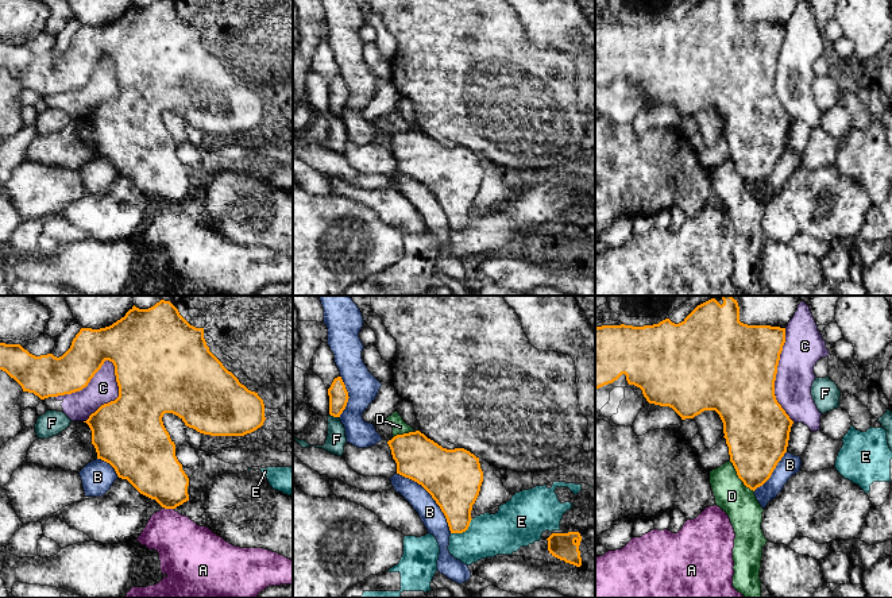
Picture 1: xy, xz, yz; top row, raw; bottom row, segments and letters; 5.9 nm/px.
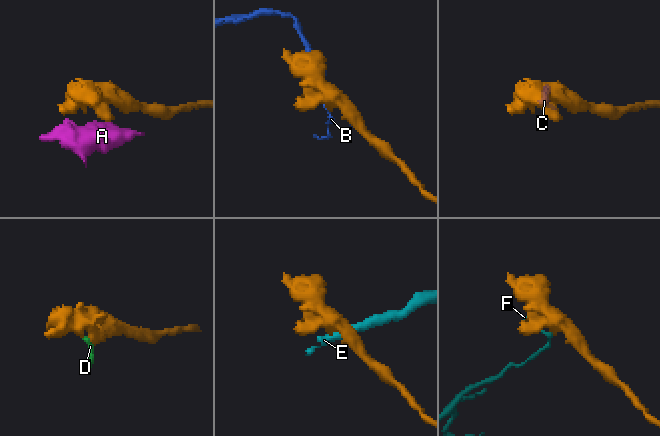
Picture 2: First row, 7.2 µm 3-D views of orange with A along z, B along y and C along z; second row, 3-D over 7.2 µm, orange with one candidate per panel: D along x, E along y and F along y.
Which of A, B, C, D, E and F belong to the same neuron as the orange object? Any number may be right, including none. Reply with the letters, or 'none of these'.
none of these

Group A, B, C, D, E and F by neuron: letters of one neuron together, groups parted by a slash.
A C / B / D / E / F

